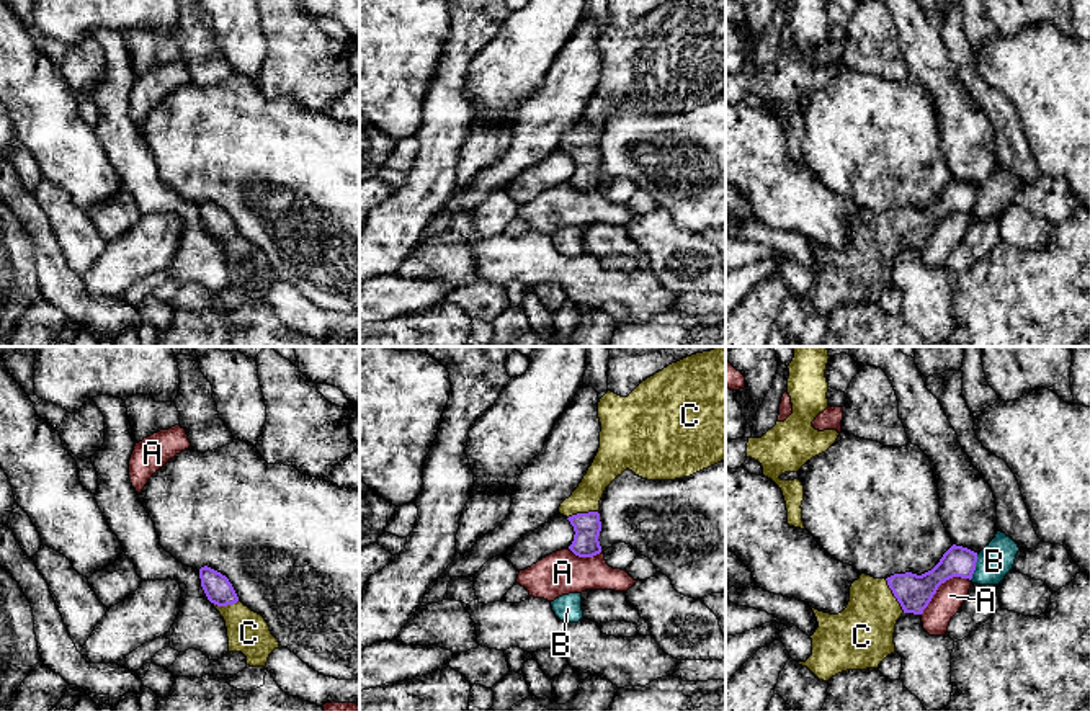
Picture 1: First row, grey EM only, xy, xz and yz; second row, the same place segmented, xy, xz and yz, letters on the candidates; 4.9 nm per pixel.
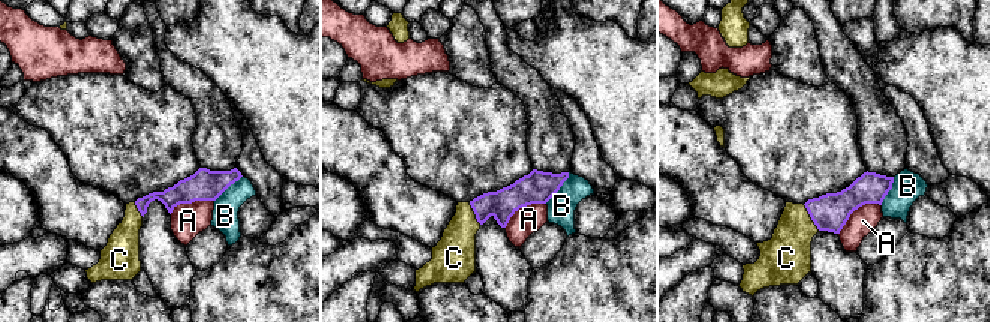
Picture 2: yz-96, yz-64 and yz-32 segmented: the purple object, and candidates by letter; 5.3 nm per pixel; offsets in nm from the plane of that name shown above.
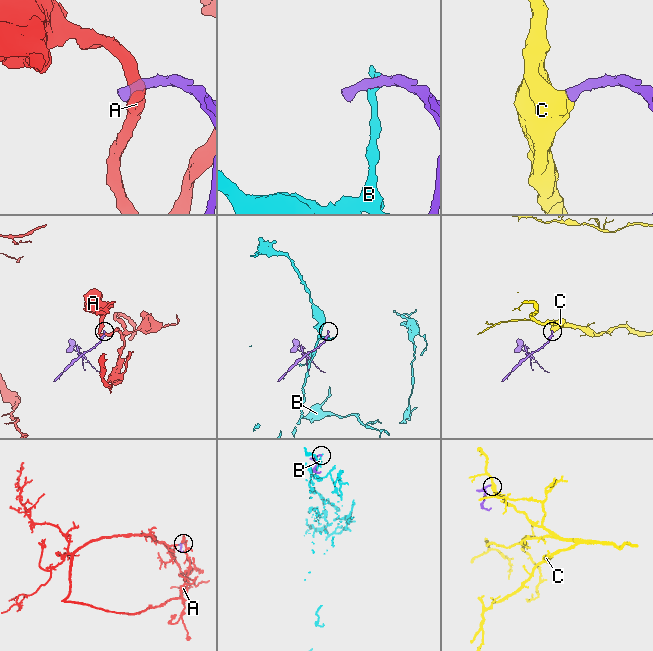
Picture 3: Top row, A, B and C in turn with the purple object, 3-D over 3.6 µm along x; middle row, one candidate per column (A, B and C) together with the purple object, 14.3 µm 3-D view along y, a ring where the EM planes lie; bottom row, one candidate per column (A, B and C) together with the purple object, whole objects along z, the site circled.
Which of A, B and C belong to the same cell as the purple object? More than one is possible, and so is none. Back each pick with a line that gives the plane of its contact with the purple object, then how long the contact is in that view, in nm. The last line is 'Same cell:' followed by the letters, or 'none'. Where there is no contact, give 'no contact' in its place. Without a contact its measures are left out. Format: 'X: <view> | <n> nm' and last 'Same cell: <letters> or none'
C: yz | 190 nm
Same cell: C

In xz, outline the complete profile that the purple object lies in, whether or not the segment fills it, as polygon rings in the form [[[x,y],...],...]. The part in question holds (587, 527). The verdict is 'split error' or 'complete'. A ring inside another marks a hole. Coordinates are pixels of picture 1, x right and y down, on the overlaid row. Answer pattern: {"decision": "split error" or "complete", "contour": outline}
{"decision": "split error", "contour": [[[726,347],[686,356],[642,381],[628,397],[608,391],[598,402],[598,453],[559,513],[574,526],[569,549],[579,557],[601,552],[600,500],[626,469],[647,481],[690,477],[726,459]]]}

